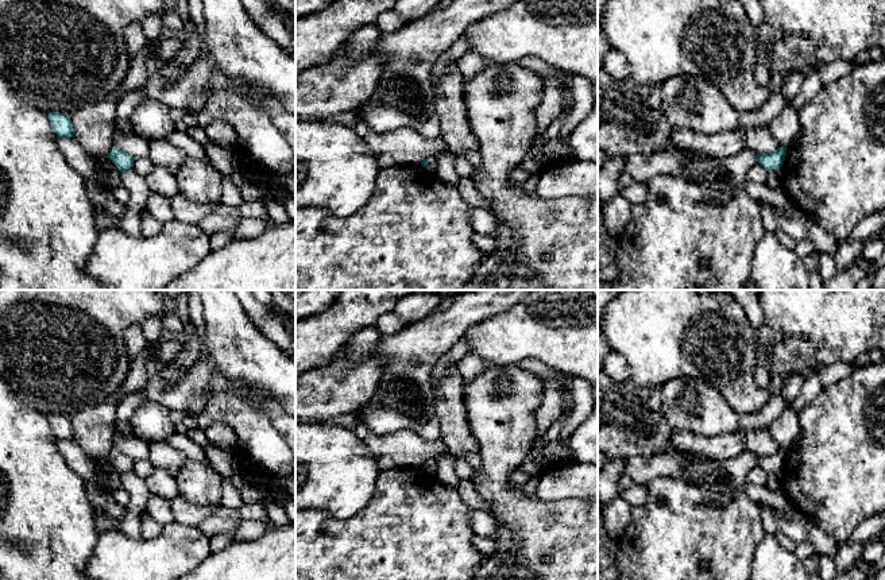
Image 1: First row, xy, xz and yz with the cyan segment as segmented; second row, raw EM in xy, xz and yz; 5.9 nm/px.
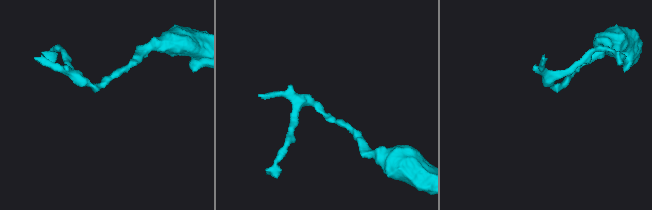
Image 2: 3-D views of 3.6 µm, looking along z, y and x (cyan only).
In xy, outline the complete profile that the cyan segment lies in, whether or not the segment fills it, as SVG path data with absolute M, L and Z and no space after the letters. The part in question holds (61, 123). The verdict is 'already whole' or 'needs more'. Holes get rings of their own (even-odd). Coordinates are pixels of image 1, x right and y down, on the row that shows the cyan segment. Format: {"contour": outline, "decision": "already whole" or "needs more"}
{"contour": "M50 112L50 124L58 138L73 138L74 128L69 115L61 112Z", "decision": "already whole"}

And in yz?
{"contour": "M778 147L777 150L769 154L757 154L758 163L765 167L768 171L780 170L785 161L787 148Z", "decision": "already whole"}

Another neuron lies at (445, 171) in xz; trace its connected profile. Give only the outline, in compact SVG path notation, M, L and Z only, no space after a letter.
M441 152L434 156L437 159L437 171L436 175L440 181L449 185L457 185L460 177L455 170L455 159L449 152Z

